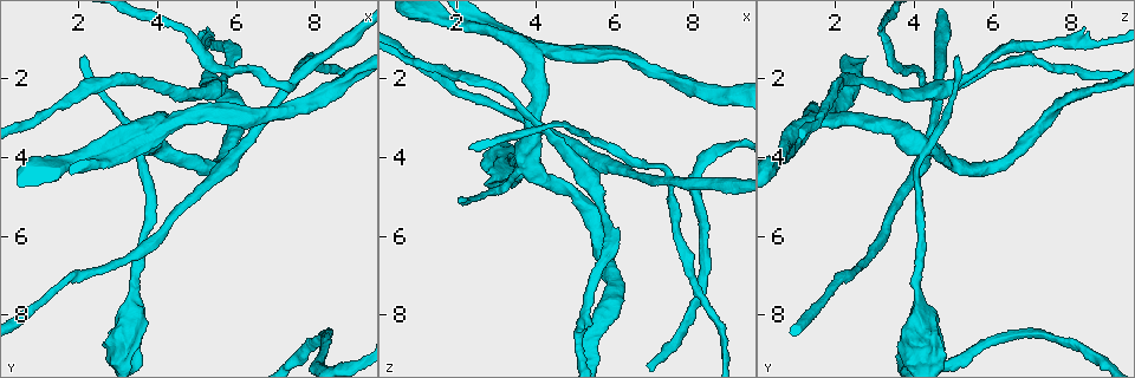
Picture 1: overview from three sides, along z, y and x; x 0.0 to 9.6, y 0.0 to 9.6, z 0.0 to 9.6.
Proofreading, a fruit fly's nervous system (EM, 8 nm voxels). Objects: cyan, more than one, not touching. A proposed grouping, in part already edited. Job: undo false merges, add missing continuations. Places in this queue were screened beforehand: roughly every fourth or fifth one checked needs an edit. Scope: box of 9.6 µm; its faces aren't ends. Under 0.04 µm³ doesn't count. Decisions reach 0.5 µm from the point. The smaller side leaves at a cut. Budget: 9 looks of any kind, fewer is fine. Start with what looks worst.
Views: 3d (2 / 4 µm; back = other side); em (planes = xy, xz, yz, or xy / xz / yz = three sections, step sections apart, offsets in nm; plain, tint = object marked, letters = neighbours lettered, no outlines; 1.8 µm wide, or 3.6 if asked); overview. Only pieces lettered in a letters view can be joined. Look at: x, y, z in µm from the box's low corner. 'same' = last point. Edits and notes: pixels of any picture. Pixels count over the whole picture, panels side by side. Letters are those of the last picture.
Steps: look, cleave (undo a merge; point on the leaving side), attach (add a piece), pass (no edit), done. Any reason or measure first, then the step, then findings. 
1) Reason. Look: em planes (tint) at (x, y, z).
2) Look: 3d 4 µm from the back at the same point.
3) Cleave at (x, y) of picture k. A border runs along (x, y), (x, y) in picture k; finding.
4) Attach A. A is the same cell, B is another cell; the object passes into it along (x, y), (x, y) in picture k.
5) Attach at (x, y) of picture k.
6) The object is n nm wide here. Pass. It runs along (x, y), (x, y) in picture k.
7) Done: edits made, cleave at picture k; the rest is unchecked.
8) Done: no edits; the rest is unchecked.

Two arms at a narrow angle. Look: 3d 4 µm at (2.65, 3.70, 0.75).

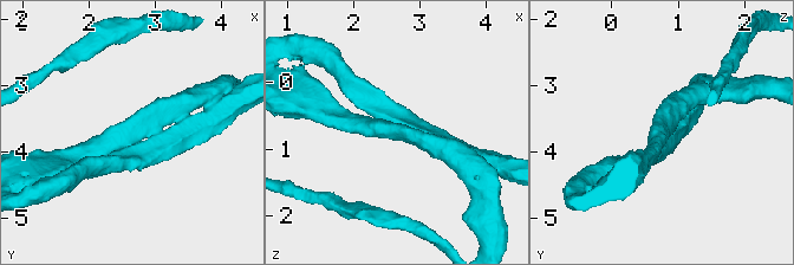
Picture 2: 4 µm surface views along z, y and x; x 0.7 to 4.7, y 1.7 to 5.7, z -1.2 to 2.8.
Look: em planes (tint) at (2.65, 3.75, 0.70).

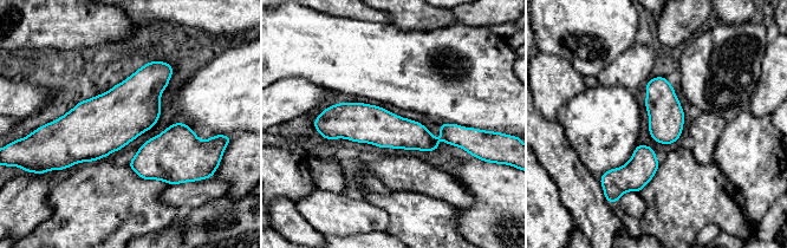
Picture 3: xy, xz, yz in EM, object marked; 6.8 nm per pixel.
Look: em planes (letters) at the same point.

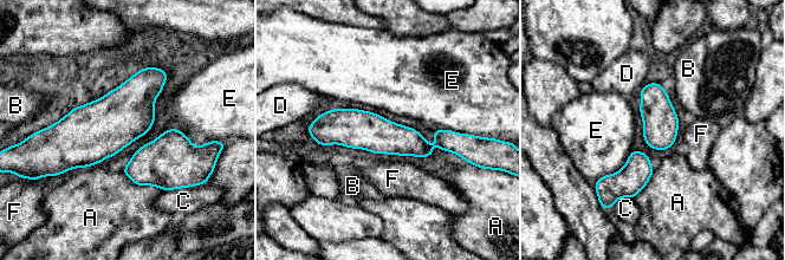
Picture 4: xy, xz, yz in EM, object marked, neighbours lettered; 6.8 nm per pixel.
The object is 240 nm wide here. Pass. A, B, C, D, E and F are other cells; a border runs along (633, 150), (618, 170), (594, 186) in picture 4; continuous, no second neuron.

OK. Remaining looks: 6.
Sharp bend. Look: em planes (letters) at (7.30, 2.25, 4.50).

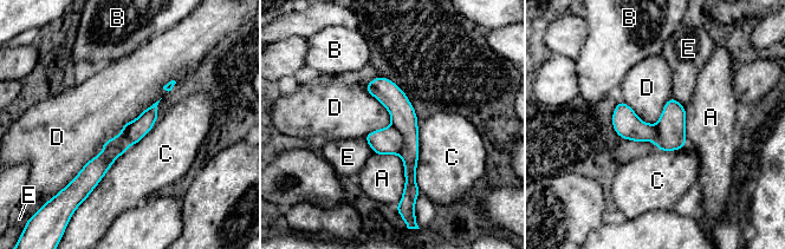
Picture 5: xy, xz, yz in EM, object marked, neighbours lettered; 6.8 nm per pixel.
The object is 150 nm wide here. Cleave at (403, 117) of picture 5. A, B, C, D and E are other cells; the part that leaves runs along (378, 80), (409, 131), (406, 196) in picture 5; a second neuron is stuck on.

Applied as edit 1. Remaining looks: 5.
Look: overview.

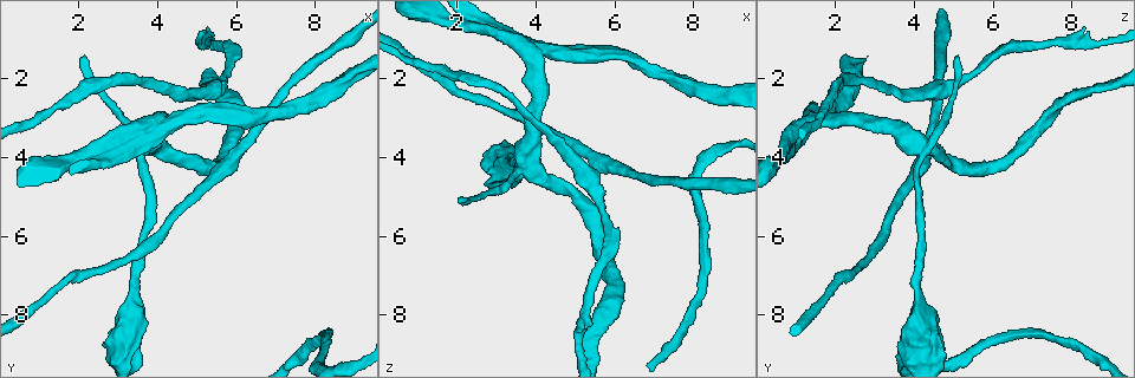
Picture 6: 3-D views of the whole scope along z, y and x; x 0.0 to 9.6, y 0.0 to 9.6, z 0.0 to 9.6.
Abrupt turn. Look: 3d 4 µm at (4.45, 3.10, 1.30).

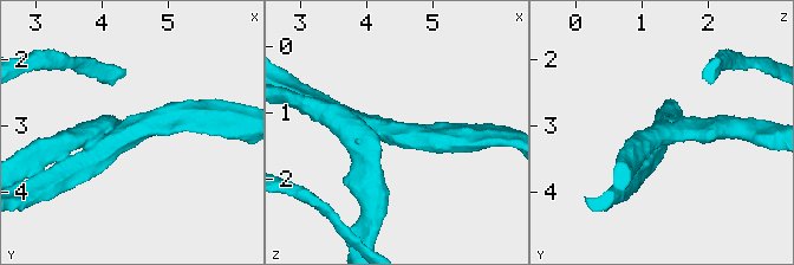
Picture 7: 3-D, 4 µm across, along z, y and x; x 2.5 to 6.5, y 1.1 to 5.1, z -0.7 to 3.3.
Need the tissue. Look: em planes (letters) at (4.50, 3.15, 1.35).

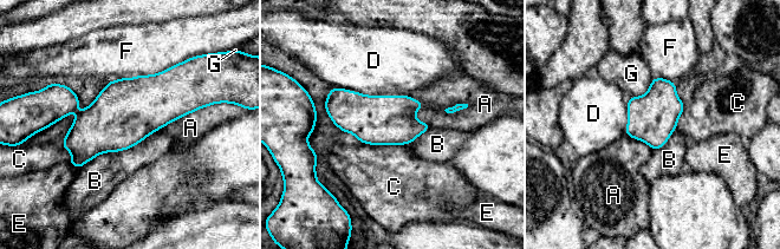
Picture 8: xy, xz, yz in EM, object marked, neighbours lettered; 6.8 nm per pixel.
The object is 340 nm wide here. Pass. A, B, C, D, E, F and G are other cells; a border runs along (156, 130), (78, 169) in picture 8; continuous, no second neuron.

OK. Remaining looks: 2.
Tapers out. Look: 3d 4 µm at (2.10, 1.40, 5.10).

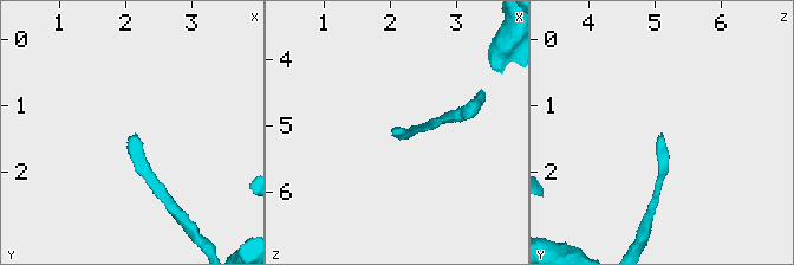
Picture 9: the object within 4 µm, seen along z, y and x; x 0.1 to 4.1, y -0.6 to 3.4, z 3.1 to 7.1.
Need the tissue. Look: em planes (letters) at (2.15, 1.40, 5.10).

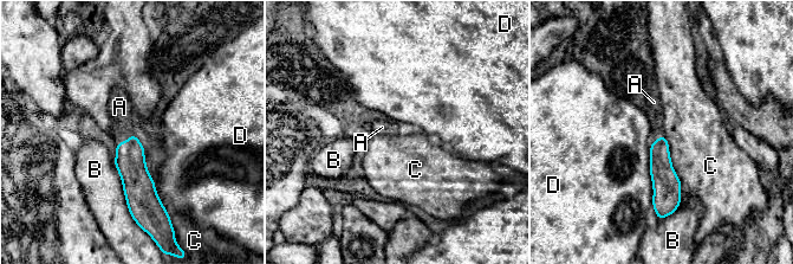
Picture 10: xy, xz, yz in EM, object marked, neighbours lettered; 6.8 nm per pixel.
The object is 140 nm wide here. Attach A. A is the same cell, B, C and D are other cells; the neuron continues.

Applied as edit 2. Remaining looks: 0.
Done: edits made, cleave at picture 5, attach at picture 10; the rest is unchecked.

